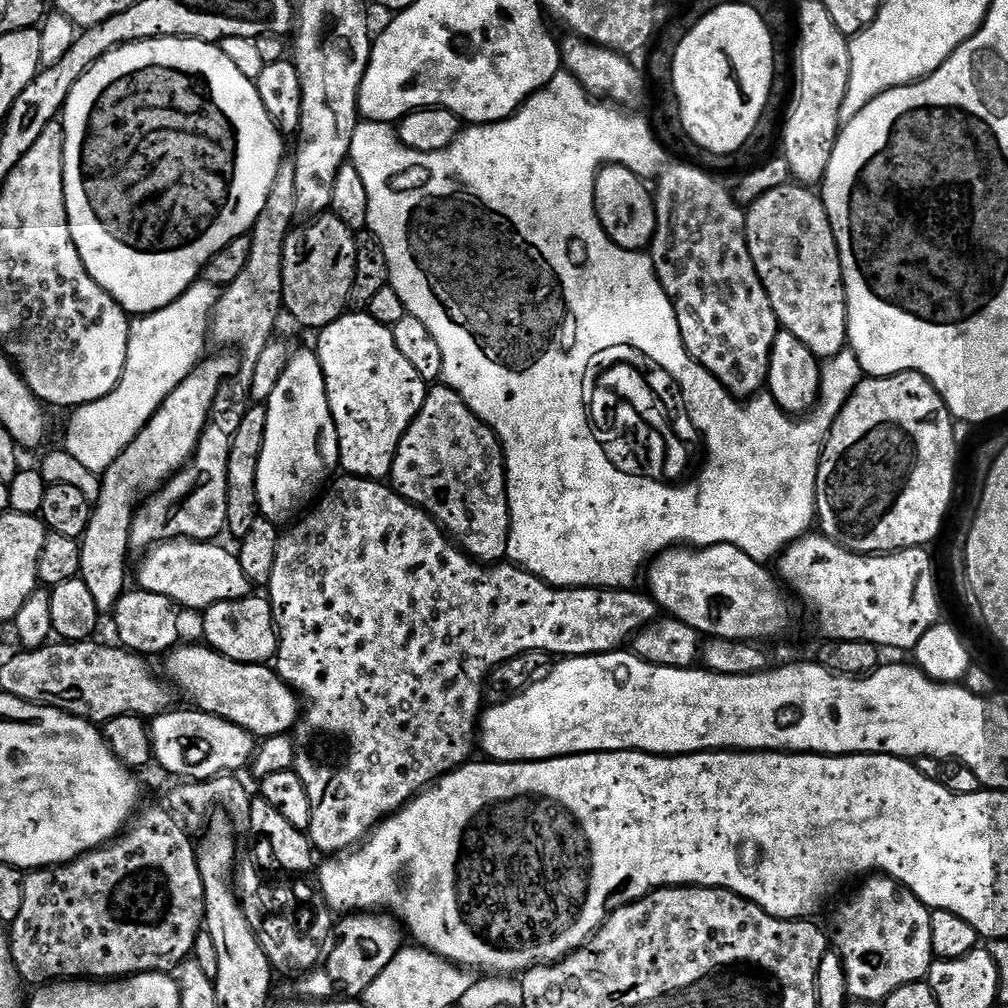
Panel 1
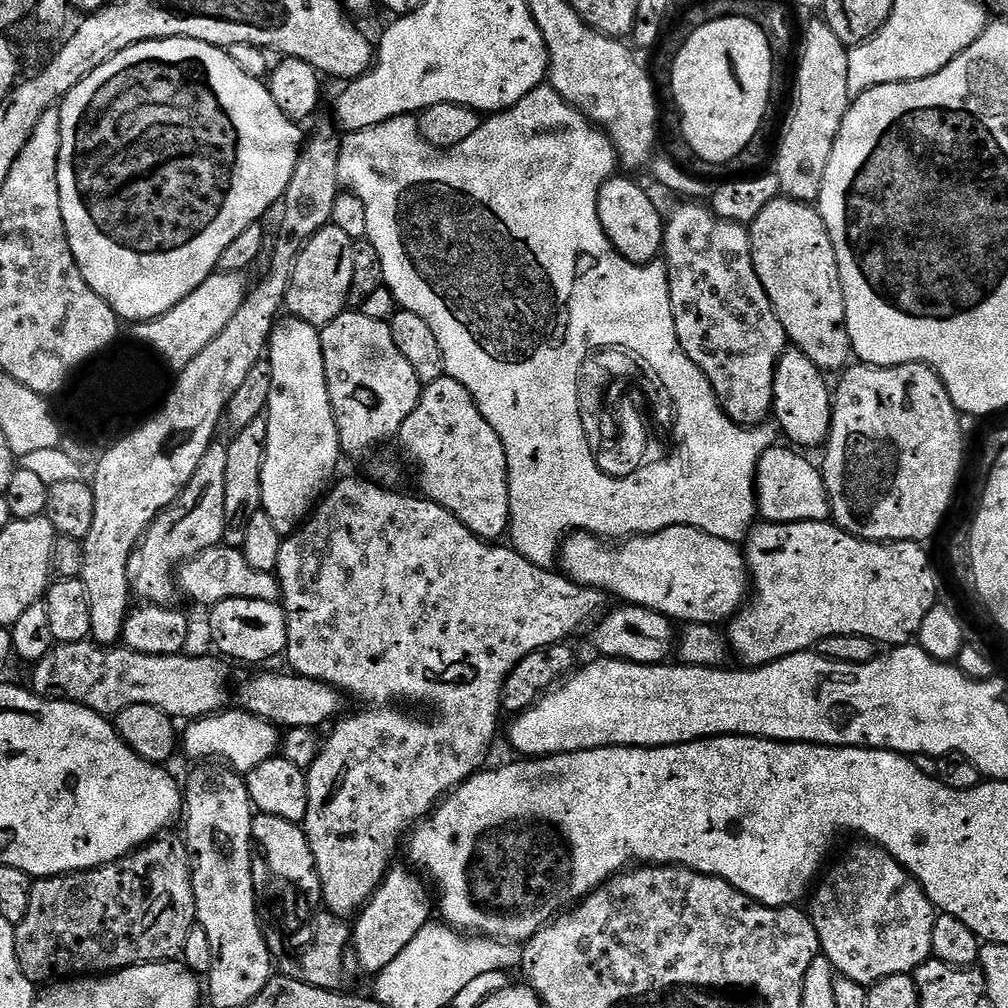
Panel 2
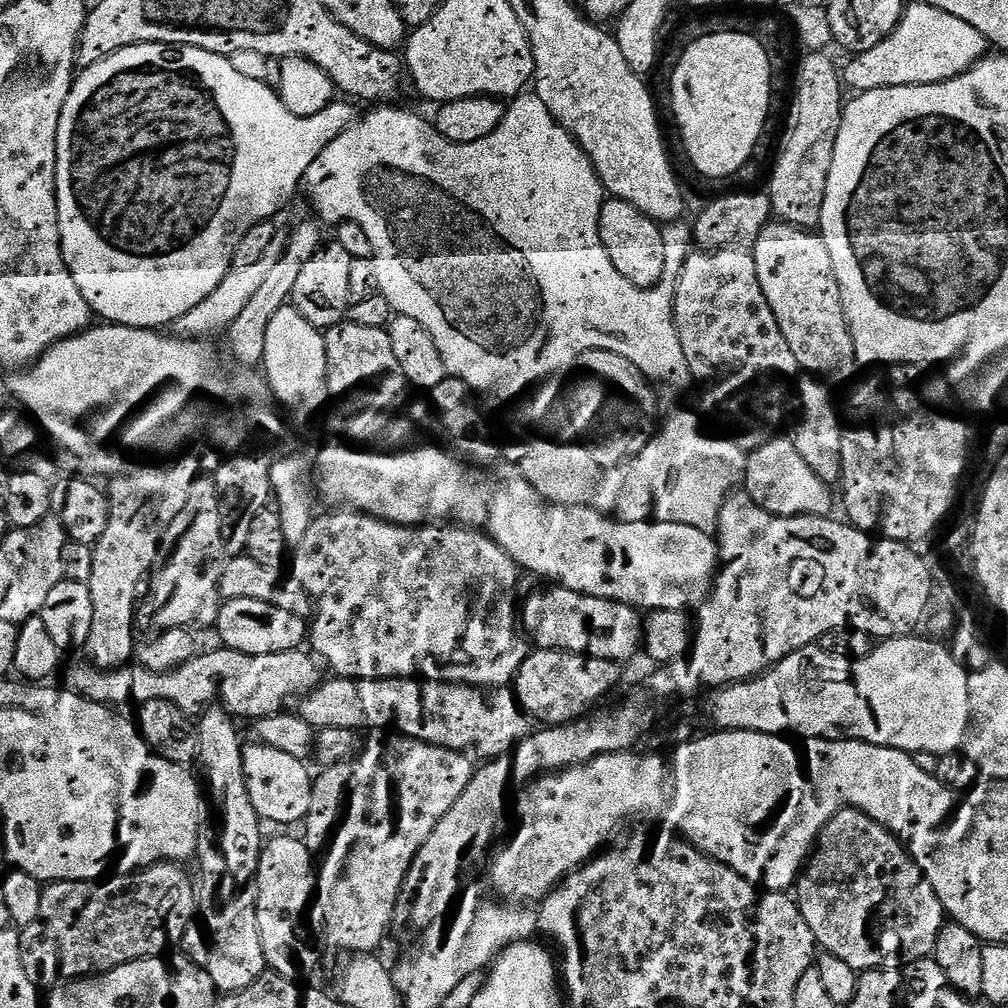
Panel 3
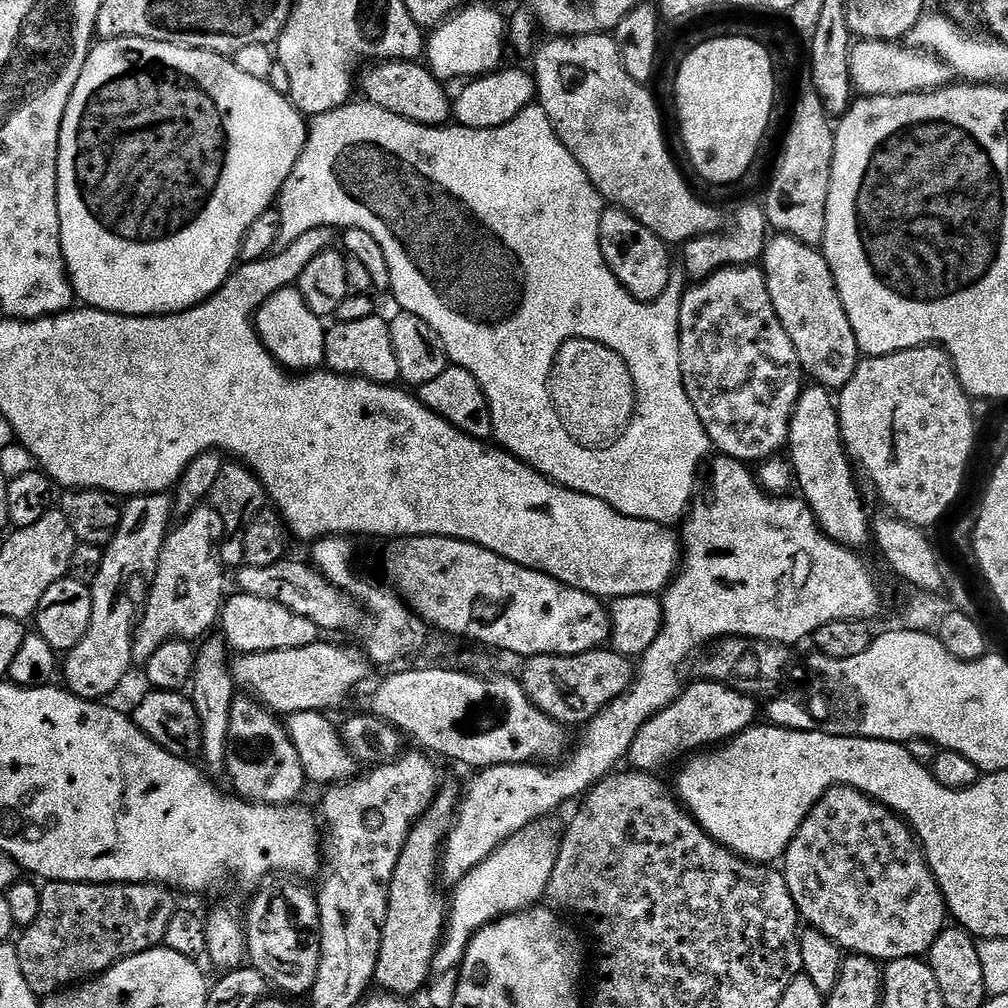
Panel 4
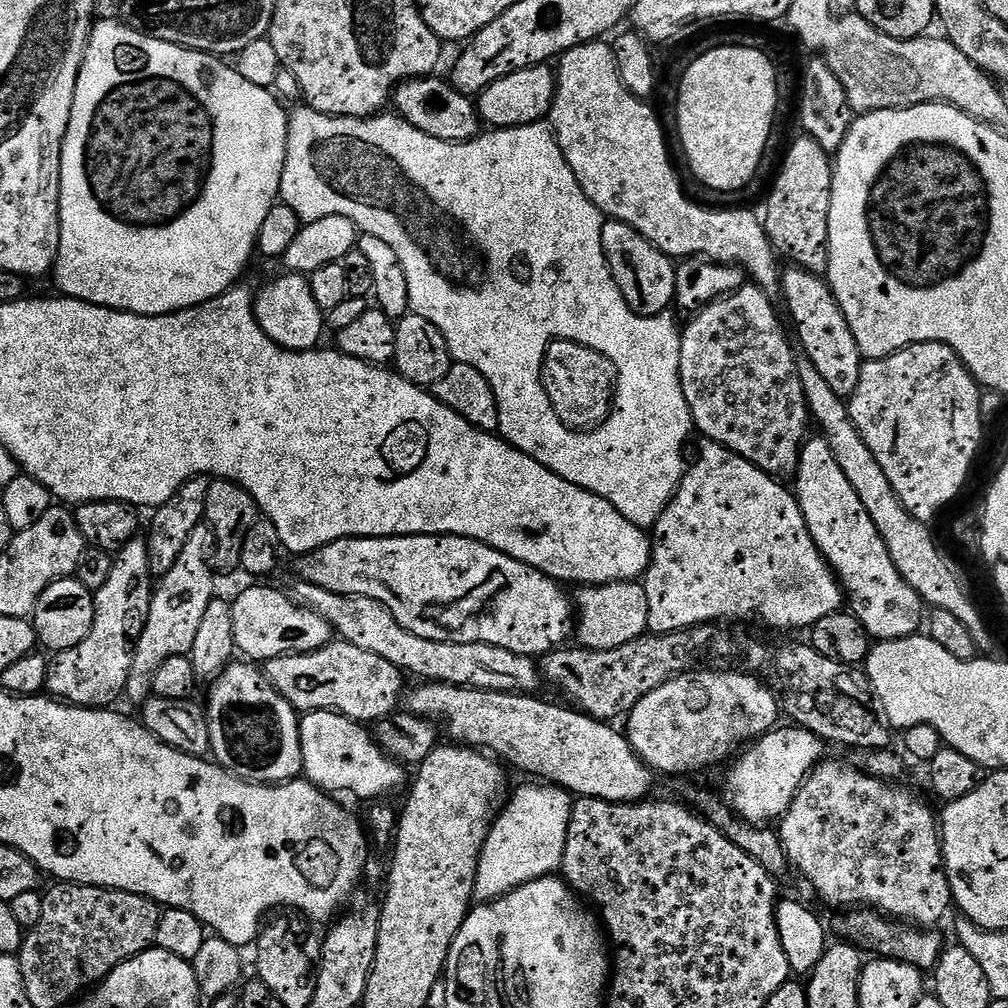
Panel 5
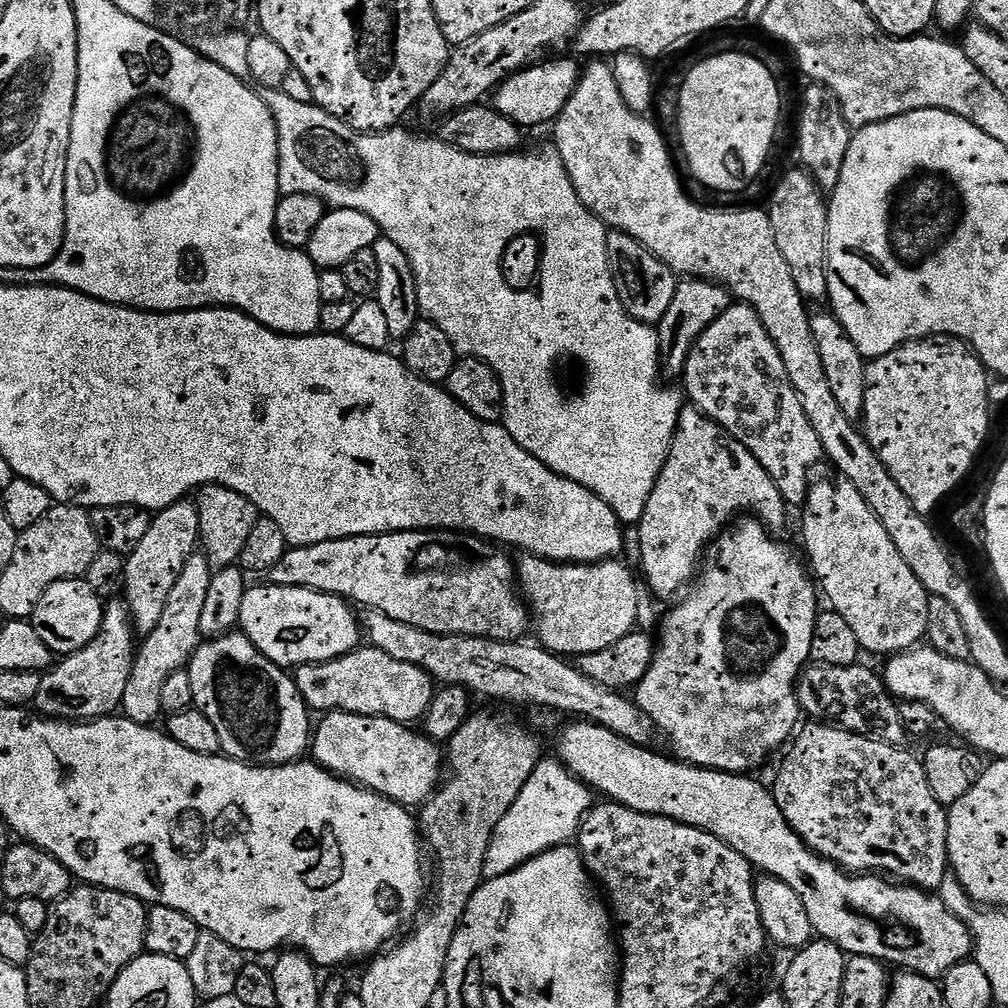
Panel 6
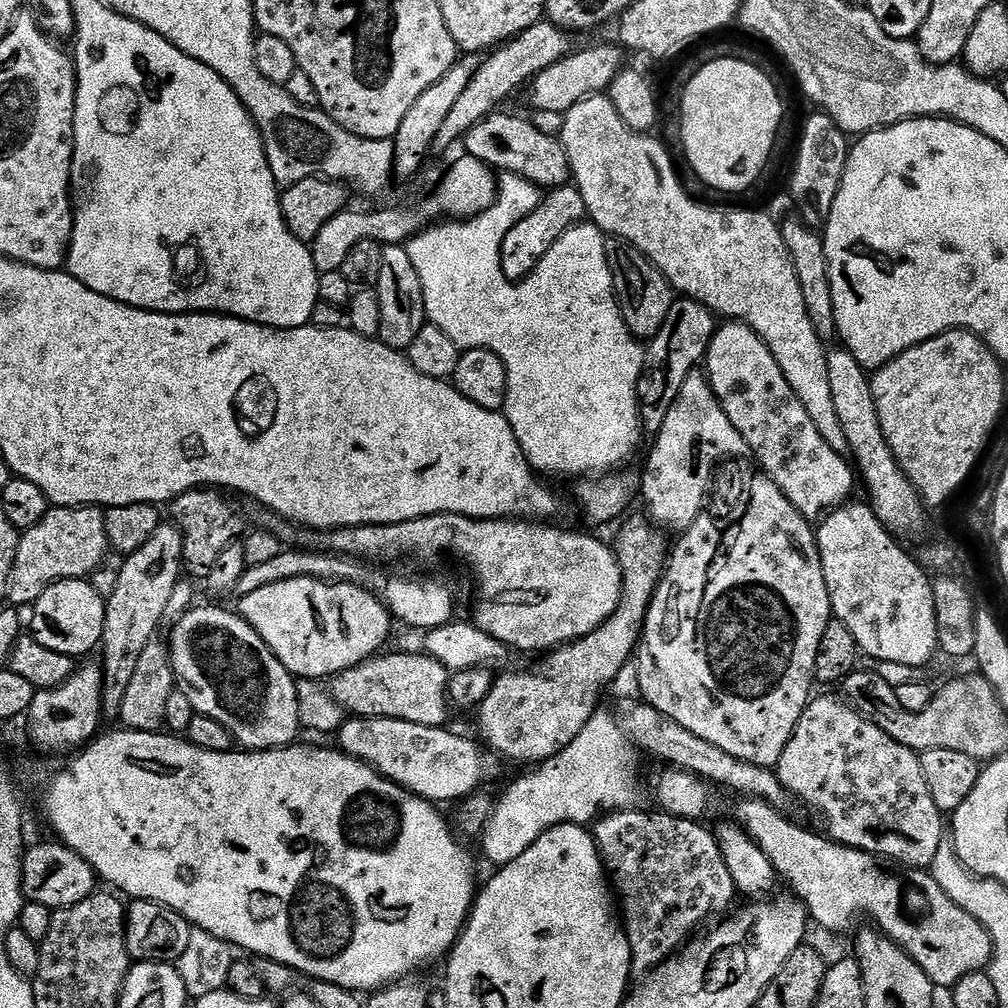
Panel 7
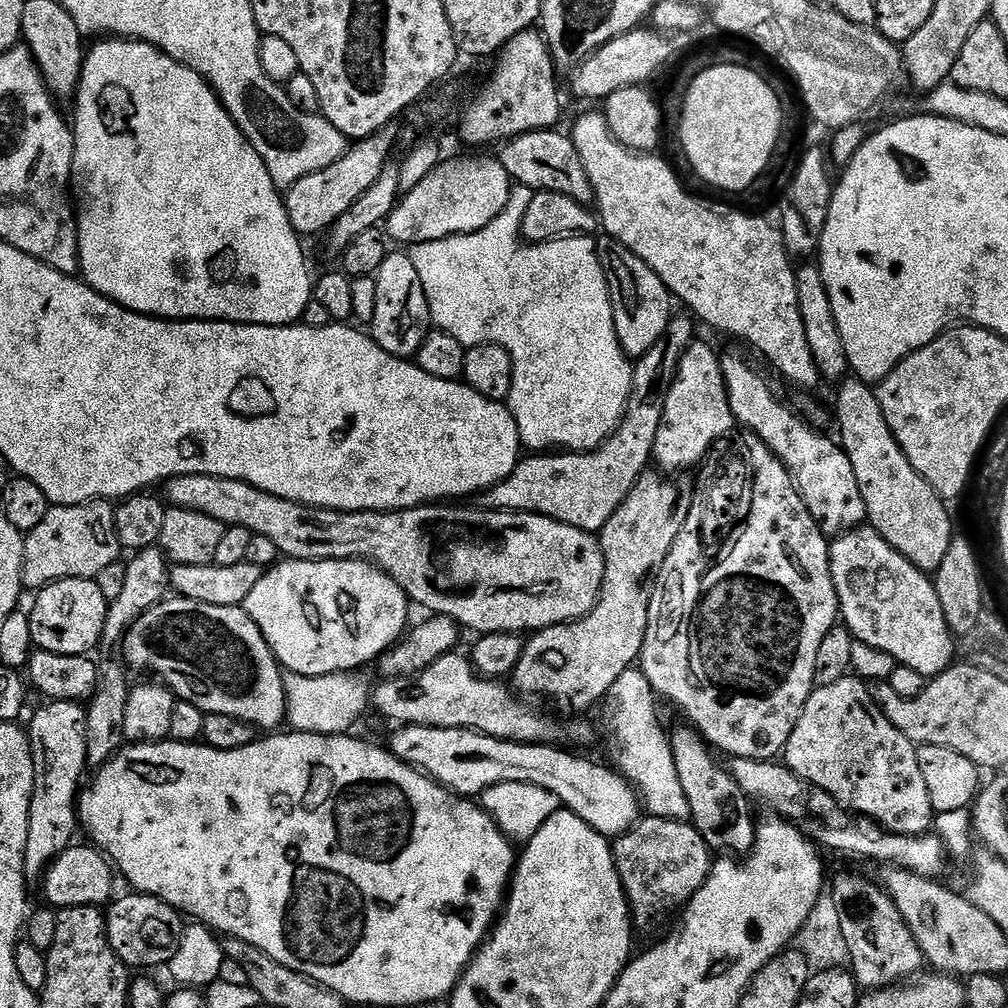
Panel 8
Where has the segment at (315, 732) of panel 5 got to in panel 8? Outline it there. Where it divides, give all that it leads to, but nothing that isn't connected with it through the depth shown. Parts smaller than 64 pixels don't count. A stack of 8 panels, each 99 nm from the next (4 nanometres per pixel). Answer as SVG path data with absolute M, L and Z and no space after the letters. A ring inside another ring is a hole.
M409 724L395 729L390 750L404 764L436 780L443 788L449 788L457 796L465 798L479 797L480 793L498 786L502 782L530 782L530 786L542 786L559 798L561 805L569 808L586 826L598 830L598 834L615 838L628 832L642 816L642 801L635 788L607 763L595 764L592 760L583 760L572 752L563 752L556 744L520 744L517 740L499 740L481 732L472 732L469 728L431 728Z

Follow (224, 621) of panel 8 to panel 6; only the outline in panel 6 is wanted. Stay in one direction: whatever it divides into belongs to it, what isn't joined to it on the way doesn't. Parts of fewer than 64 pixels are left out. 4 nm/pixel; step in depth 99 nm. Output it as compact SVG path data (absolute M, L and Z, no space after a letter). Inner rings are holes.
M233 630L215 638L205 639L196 645L196 653L188 661L190 687L194 689L194 707L206 714L218 730L220 750L231 760L255 762L260 766L290 764L301 759L309 751L310 737L314 731L308 703L302 698L295 679L280 665L274 663L250 638L239 630Z

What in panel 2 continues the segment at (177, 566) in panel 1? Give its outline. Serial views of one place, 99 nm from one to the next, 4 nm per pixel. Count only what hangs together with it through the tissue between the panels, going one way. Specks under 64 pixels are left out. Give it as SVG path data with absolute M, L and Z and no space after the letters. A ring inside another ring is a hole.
M217 546L199 552L196 556L189 556L178 568L179 589L192 600L200 604L211 606L221 604L234 598L247 600L274 600L281 599L280 581L275 575L262 570L254 570L250 562L246 562L243 551L238 548Z

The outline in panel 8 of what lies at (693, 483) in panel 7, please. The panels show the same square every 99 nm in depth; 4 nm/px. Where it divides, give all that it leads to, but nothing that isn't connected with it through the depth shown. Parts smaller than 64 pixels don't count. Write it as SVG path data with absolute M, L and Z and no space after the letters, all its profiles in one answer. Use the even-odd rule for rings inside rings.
M703 338L693 340L682 354L676 377L672 379L672 385L666 394L658 438L654 438L652 454L655 467L661 473L684 474L689 471L687 468L695 469L737 427L726 394L721 359L721 353L716 353Z

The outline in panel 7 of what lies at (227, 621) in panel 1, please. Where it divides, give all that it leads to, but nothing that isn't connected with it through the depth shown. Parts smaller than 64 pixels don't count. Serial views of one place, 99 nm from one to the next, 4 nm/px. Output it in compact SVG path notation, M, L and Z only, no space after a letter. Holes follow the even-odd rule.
M290 578L286 582L274 582L274 586L262 586L260 592L255 592L249 596L239 597L238 607L239 615L243 616L251 628L261 636L266 642L266 646L270 646L270 650L280 659L282 666L286 666L286 670L291 672L293 677L303 678L305 681L323 681L322 678L331 678L340 672L345 672L347 668L353 668L356 664L361 664L363 660L371 660L373 656L381 651L380 648L384 644L384 639L388 636L388 631L394 625L393 617L390 615L388 607L384 605L383 599L379 595L376 596L372 592L367 592L367 587L358 584L338 584L326 580L315 580L314 578Z

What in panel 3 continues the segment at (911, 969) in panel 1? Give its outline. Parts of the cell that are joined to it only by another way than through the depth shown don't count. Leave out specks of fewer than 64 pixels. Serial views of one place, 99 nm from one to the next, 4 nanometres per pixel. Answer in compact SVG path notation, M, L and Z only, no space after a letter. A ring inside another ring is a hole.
M845 807L826 822L794 885L794 899L817 945L827 955L842 958L858 974L896 970L916 960L929 959L936 951L936 939L946 923L938 894L934 894L930 882L912 861L908 849L892 833L874 826L855 808Z

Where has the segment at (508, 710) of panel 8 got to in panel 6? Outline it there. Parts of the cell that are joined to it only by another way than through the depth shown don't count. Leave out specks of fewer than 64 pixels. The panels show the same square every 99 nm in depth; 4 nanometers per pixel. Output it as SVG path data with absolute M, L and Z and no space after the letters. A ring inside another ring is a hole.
M371 646L357 647L355 652L348 652L344 656L327 660L321 664L299 665L295 669L294 679L309 709L316 711L317 708L317 713L353 712L363 716L390 718L394 722L409 726L423 721L434 695L434 681L426 670L410 662L398 662L398 658L390 658L390 654L382 654L382 650Z

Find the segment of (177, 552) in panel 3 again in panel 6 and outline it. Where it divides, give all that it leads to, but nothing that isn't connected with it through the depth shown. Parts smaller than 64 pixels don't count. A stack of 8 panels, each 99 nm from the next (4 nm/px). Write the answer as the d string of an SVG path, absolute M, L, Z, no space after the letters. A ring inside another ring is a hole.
M193 554L186 562L186 566L182 566L182 574L178 574L178 582L174 582L174 590L170 590L170 598L166 598L166 610L162 610L162 619L159 620L158 626L154 626L151 634L139 641L130 670L130 682L126 682L126 694L122 694L119 706L124 719L149 726L155 725L156 719L161 719L163 683L166 682L166 678L170 678L170 674L187 669L188 661L196 653L196 645L201 643L202 609L206 602L206 594L210 590L212 573L208 559L203 554Z

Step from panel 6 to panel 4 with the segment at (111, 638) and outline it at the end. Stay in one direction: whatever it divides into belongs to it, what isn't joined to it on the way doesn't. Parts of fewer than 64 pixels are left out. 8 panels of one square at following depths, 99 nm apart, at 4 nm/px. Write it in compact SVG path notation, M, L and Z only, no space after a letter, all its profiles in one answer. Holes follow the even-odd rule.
M171 495L133 496L123 505L120 526L104 549L102 570L90 586L90 626L71 652L62 660L62 680L68 691L84 700L103 701L128 676L132 662L132 633L138 620L138 605L147 597L158 570L160 555L174 524Z

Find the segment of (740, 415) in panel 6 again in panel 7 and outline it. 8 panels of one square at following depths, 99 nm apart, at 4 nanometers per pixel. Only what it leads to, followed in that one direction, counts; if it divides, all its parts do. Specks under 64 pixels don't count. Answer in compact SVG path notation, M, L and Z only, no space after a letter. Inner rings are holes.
M739 322L721 323L712 335L708 352L702 361L702 368L722 410L726 410L726 418L734 422L734 430L742 434L749 453L753 457L756 455L757 462L761 464L757 465L765 476L774 481L778 490L782 490L782 494L790 498L792 505L807 520L819 521L833 508L838 508L853 499L852 491L855 490L856 484L858 488L858 476L853 465L841 453L835 452L827 444L826 438L822 438L822 434L818 434L810 414L806 414L802 402L798 402L798 394L794 394L782 370L778 370L778 362L774 362L774 354L770 354L766 342L758 338L753 328Z

